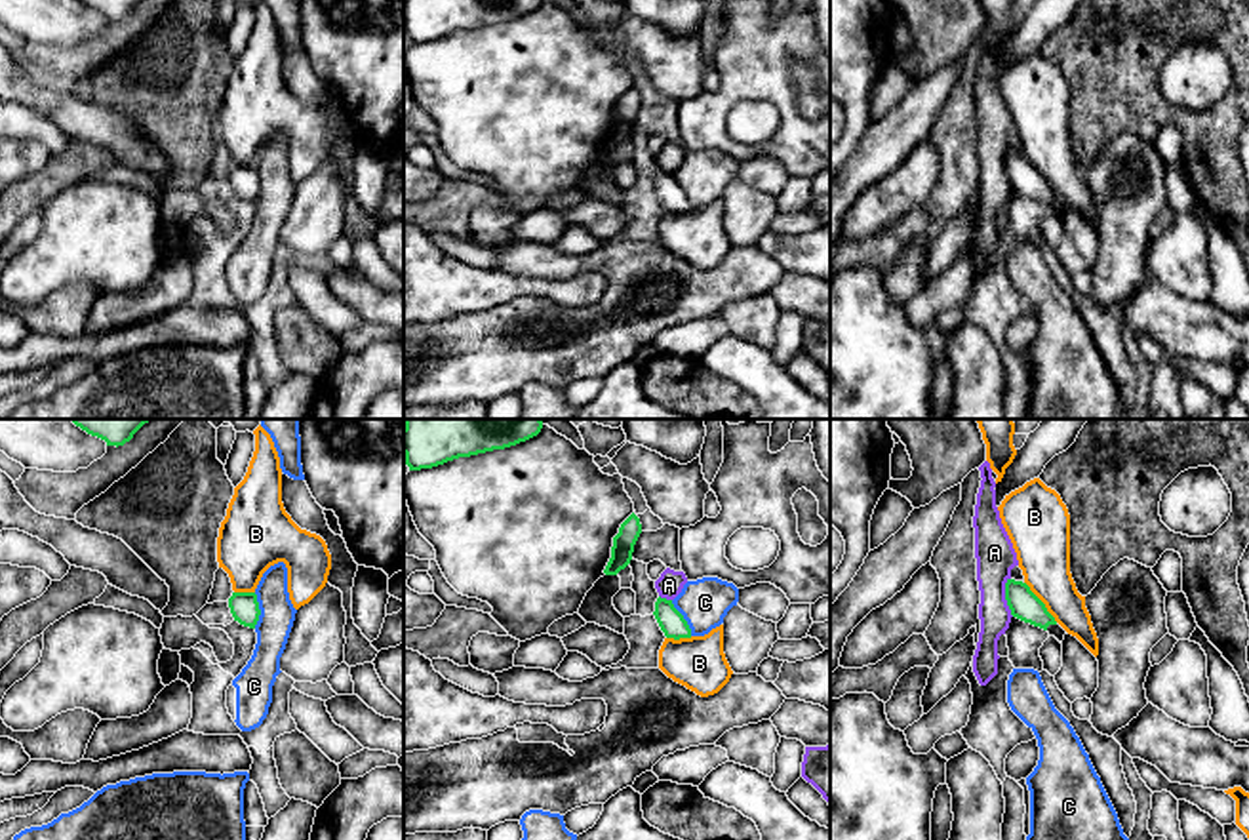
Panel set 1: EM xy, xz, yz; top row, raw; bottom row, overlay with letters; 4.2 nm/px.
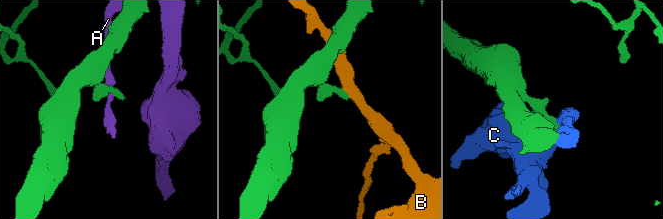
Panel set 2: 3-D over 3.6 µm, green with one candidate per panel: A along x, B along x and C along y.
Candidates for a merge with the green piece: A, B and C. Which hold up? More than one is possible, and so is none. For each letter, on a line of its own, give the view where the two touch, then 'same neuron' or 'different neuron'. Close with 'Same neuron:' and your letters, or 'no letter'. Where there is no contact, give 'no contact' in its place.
A: yz | different neuron
B: yz | different neuron
C: xy | different neuron
Same neuron: no letter

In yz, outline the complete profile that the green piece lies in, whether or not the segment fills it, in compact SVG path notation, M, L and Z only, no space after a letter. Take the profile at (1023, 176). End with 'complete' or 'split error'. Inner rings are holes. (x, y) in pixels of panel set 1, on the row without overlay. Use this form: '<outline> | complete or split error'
M1007 152L1005 173L1013 190L1047 204L1049 210L1055 210L1062 217L1066 204L1055 194L1045 177L1026 156Z | split error

